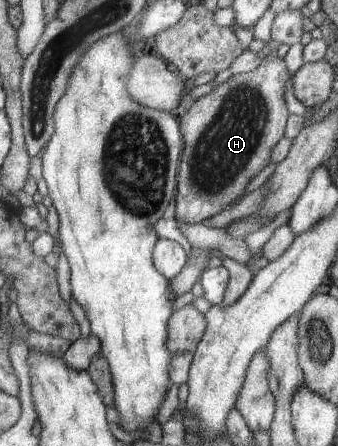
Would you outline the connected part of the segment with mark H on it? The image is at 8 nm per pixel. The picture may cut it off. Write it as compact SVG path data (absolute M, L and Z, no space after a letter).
M274 50L264 58L260 67L249 72L234 74L225 82L216 86L209 94L198 98L190 110L180 113L184 151L179 163L179 187L175 195L175 217L177 224L199 224L223 212L234 201L242 197L248 183L264 171L271 163L273 149L285 137L289 122L286 107L286 87L293 79L286 61Z

